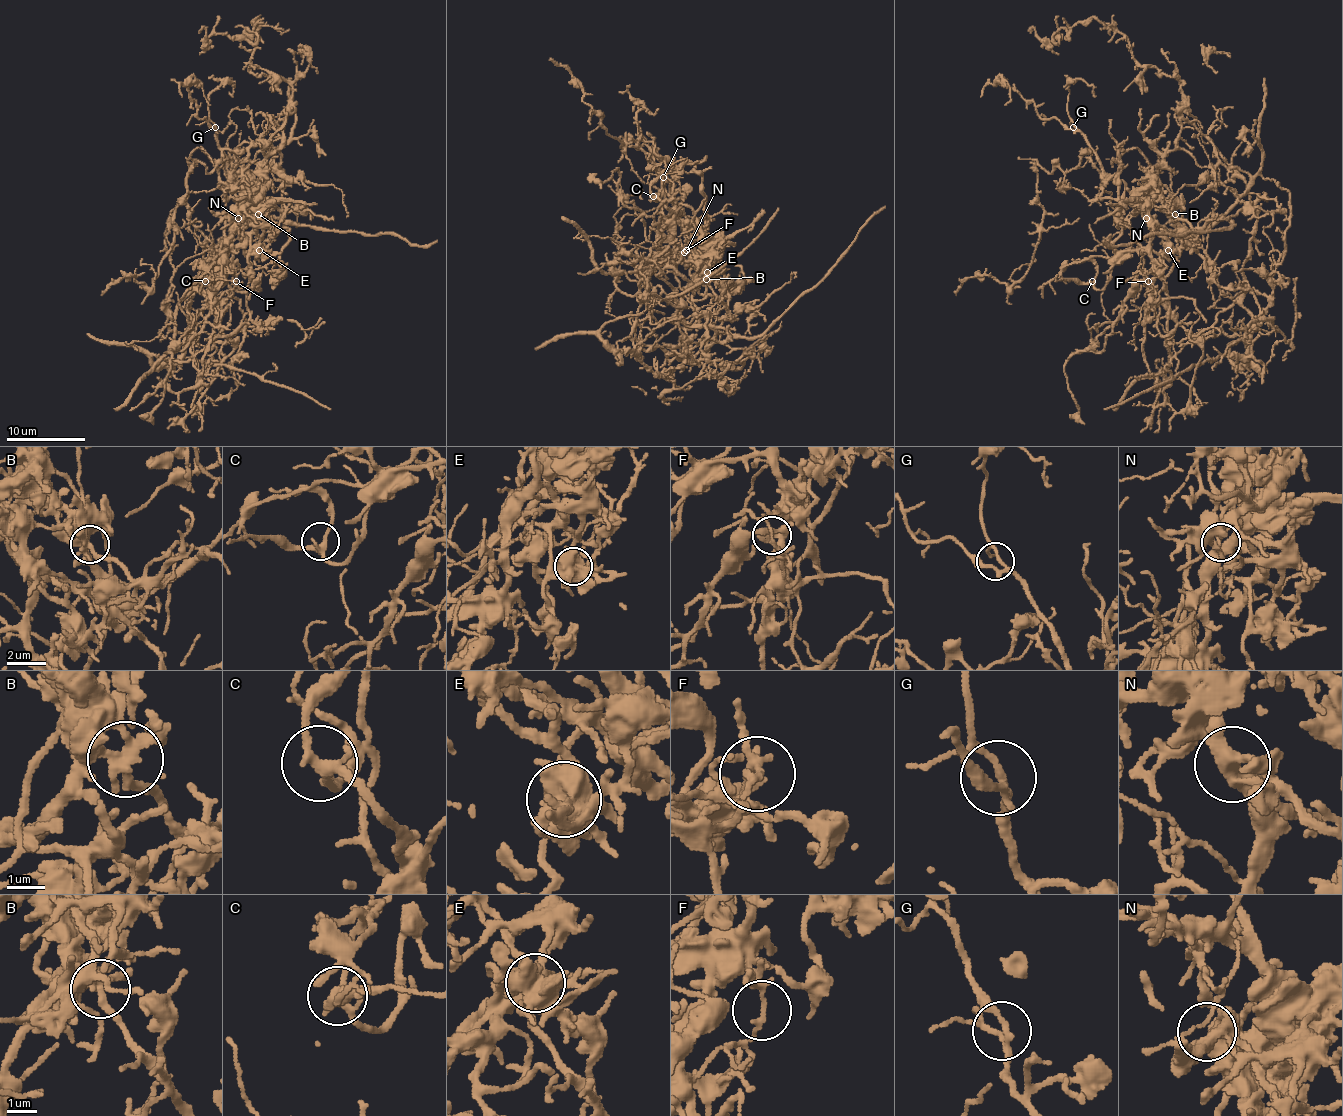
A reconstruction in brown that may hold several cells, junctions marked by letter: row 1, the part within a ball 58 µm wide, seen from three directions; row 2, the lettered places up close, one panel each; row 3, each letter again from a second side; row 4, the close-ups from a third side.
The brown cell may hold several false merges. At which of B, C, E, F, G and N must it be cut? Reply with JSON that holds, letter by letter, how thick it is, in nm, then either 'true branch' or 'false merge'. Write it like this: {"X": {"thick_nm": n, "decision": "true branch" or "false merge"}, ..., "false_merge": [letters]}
{"B": {"thick_nm": 280, "decision": "true branch"}, "C": {"thick_nm": 240, "decision": "true branch"}, "E": {"thick_nm": 700, "decision": "false merge"}, "F": {"thick_nm": 120, "decision": "false merge"}, "G": {"thick_nm": 160, "decision": "true branch"}, "N": {"thick_nm": 360, "decision": "true branch"}, "false_merge": ["E", "F"]}

